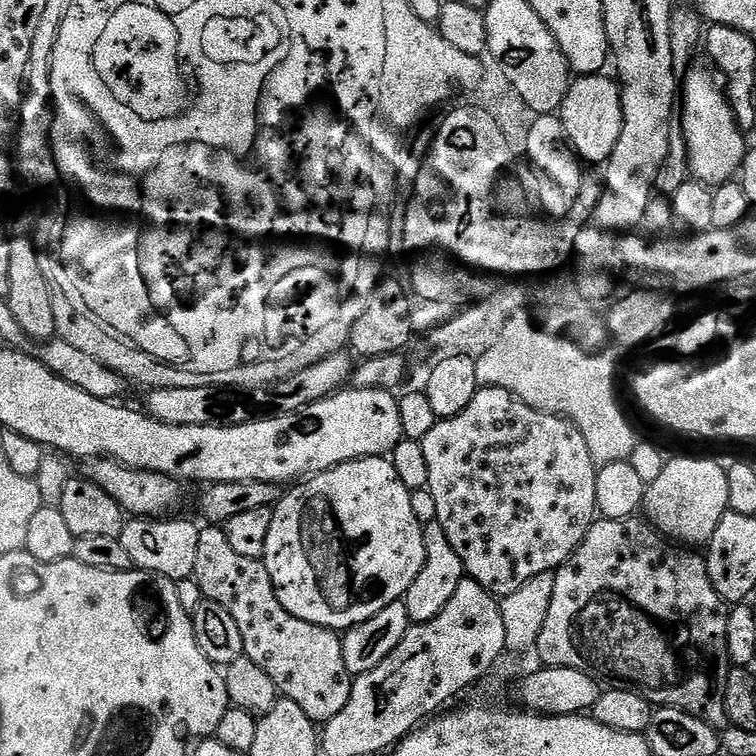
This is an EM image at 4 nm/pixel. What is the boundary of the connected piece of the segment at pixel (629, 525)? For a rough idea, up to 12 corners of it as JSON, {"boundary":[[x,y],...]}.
{"boundary":[[597,518],[534,647],[729,727],[705,557]]}

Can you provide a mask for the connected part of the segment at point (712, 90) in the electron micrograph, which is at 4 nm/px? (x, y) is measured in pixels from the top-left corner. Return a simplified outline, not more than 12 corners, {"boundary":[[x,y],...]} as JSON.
{"boundary":[[711,67],[689,68],[678,118],[691,179],[739,173],[746,132]]}

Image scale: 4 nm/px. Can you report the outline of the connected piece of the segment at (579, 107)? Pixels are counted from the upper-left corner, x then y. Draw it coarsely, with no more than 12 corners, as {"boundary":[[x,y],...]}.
{"boundary":[[576,76],[558,109],[588,166],[607,165],[622,134],[620,85]]}

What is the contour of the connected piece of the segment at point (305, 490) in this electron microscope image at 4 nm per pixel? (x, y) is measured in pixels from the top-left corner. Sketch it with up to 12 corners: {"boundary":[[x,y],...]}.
{"boundary":[[391,459],[289,487],[263,558],[294,618],[403,600],[424,525]]}

